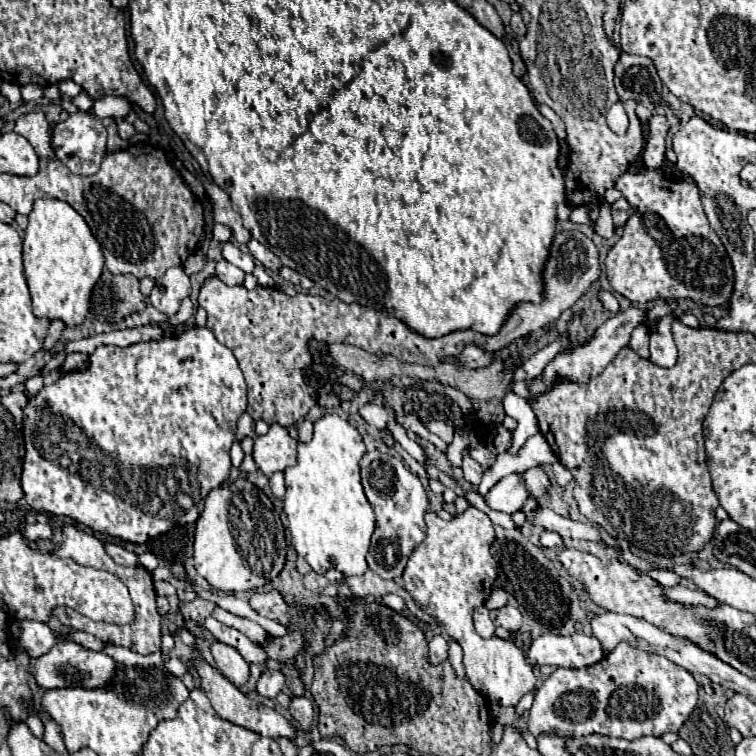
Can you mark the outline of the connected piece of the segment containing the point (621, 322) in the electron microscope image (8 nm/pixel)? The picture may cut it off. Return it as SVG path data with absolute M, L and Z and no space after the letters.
M628 308L626 312L620 312L620 314L616 314L614 318L606 320L606 322L592 334L592 338L590 338L586 344L576 346L576 348L568 348L568 350L564 350L562 354L558 354L558 356L544 368L544 372L540 374L540 378L532 382L532 392L536 392L536 394L544 392L544 390L546 390L554 380L558 380L558 378L562 378L562 380L574 380L574 382L588 382L590 378L598 376L598 374L616 358L618 350L624 348L624 346L630 342L630 334L632 334L632 330L634 330L638 324L650 326L650 322L644 320L644 310L640 310L640 308Z

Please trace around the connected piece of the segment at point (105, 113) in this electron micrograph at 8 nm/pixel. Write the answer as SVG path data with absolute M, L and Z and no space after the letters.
M106 96L94 102L92 112L100 118L124 118L130 112L130 102L126 98L118 98L118 96Z

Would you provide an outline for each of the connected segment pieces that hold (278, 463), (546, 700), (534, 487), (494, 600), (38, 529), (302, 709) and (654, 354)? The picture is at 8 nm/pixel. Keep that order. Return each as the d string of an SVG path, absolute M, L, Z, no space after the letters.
M272 424L266 436L254 440L254 462L268 478L276 472L284 472L296 464L296 440L288 436L288 430Z
M620 642L608 656L600 662L586 666L586 668L556 668L536 690L534 704L530 708L530 724L528 730L538 736L540 732L558 734L564 738L574 736L616 736L624 740L636 740L640 736L662 736L666 732L678 732L688 716L698 706L698 682L696 678L676 666L668 658L660 654L652 654L648 650L640 650L630 642Z
M530 468L530 470L526 470L526 472L524 472L524 480L526 480L528 492L530 492L534 498L542 496L542 494L548 492L548 488L550 488L550 480L548 480L548 476L544 474L542 468Z
M494 588L494 590L490 592L490 598L486 600L484 606L492 610L492 608L502 608L506 602L508 602L508 600L506 600L506 592L504 592L502 588Z
M44 522L28 524L26 538L28 540L46 540L46 538L52 538L52 528L48 524L44 524Z
M294 696L292 698L292 702L290 702L290 714L300 724L302 730L310 730L314 708L312 708L312 702L306 696L300 696L300 698Z
M664 316L650 332L650 362L660 368L672 368L678 358L676 342L672 338L674 316Z

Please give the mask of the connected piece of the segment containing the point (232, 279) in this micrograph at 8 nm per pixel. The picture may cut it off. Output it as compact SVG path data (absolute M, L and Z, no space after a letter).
M226 260L216 262L216 276L228 286L240 286L244 282L244 272Z

